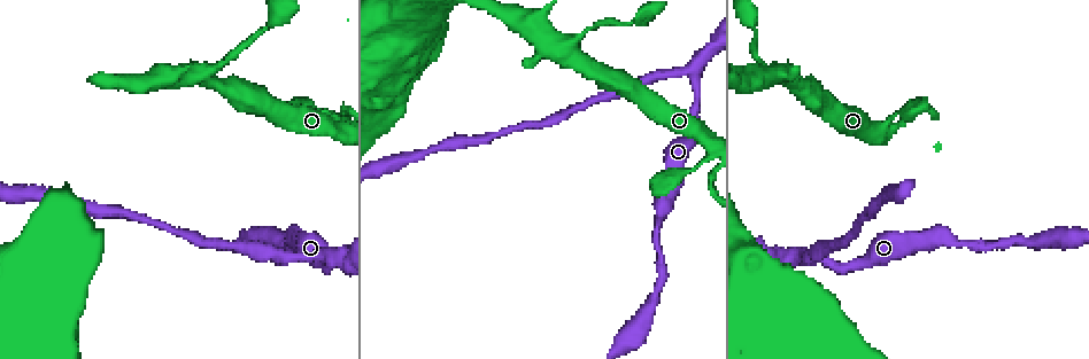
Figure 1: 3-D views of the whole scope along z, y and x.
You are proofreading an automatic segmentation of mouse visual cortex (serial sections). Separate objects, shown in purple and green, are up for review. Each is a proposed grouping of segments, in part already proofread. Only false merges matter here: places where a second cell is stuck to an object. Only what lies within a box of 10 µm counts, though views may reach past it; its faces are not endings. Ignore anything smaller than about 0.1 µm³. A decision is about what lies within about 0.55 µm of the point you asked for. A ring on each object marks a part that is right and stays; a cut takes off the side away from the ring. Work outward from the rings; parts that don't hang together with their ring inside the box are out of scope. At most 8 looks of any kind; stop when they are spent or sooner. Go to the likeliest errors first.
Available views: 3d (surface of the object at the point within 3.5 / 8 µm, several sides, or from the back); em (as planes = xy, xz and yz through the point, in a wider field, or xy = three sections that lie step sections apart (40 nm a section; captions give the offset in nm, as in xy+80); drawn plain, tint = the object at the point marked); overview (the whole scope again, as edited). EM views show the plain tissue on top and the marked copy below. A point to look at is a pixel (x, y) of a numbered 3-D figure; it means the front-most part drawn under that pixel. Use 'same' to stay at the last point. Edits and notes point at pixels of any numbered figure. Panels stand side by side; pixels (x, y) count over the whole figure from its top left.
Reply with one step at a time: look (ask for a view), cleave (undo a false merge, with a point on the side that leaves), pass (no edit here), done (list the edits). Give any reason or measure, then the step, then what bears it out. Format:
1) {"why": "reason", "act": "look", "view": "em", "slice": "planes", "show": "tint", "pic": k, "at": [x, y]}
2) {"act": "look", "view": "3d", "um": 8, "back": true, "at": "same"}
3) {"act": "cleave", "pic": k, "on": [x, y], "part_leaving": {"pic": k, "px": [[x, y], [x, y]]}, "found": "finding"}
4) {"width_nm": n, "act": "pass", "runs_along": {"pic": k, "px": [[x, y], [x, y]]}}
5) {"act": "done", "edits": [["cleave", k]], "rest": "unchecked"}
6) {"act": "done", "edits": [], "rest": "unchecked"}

{"why": "two arms in line, one across", "act": "look", "view": "3d", "um": 3.5, "pic": 1, "at": [570, 56]}

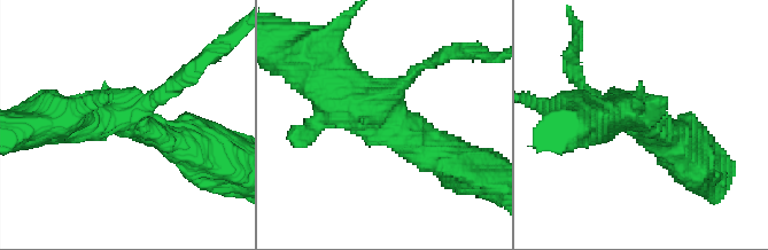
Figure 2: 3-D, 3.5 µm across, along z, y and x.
{"why": "need the tissue", "act": "look", "view": "em", "slice": "xy", "step": 5, "show": "tint", "pic": 2, "at": [383, 119]}

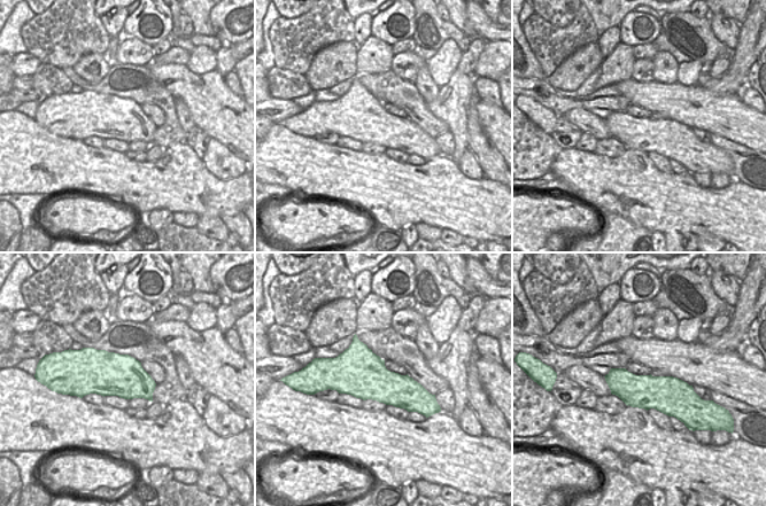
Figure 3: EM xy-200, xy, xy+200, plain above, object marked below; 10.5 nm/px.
{"why": "another direction", "act": "look", "view": "em", "slice": "xy", "step": 2, "show": "tint", "at": "same"}

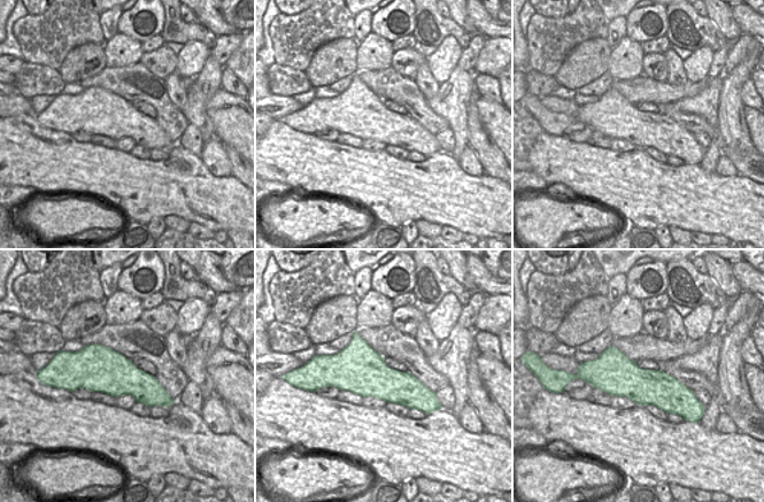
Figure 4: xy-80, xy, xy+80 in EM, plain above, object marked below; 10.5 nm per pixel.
{"width_nm": 500, "act": "pass", "runs_along": {"pic": 2, "px": [[444, 155], [426, 153], [320, 73]]}, "found": "continuous, no second cell"}

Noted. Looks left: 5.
{"why": "sharp bend", "act": "look", "view": "3d", "um": 3.5, "back": true, "pic": 1, "at": [692, 169]}

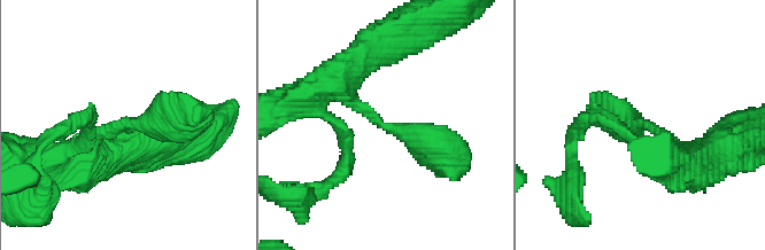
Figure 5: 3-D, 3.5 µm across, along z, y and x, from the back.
{"why": "now the EM", "act": "look", "view": "em", "slice": "xy", "step": 5, "show": "tint", "pic": 5, "at": [123, 124]}

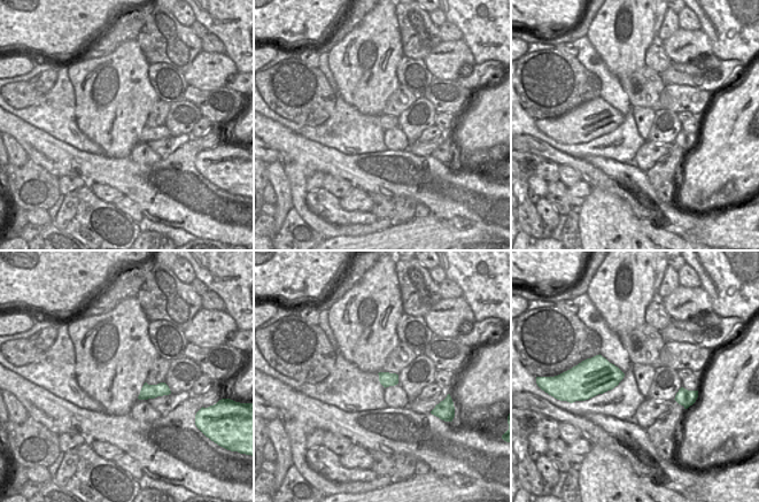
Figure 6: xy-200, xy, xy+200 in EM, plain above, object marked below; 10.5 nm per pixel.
{"arm_widths_nm": [300, 350], "act": "pass", "runs_along": {"pic": 5, "px": [[344, 77], [381, 124], [449, 162]]}, "found": "all the same cell"}

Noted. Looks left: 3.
{"why": "thick turns thin", "act": "look", "view": "3d", "um": 3.5, "pic": 1, "at": [747, 20]}

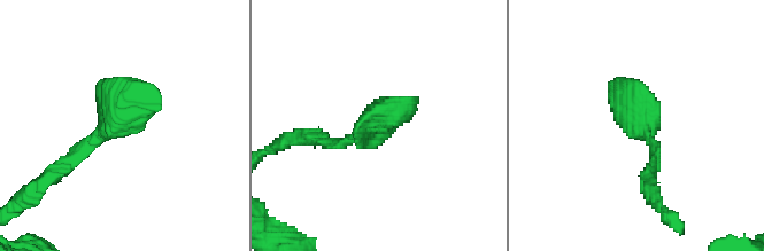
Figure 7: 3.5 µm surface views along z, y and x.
{"why": "now the EM", "act": "look", "view": "em", "slice": "xy", "step": 1, "show": "tint", "pic": 7, "at": [639, 124]}

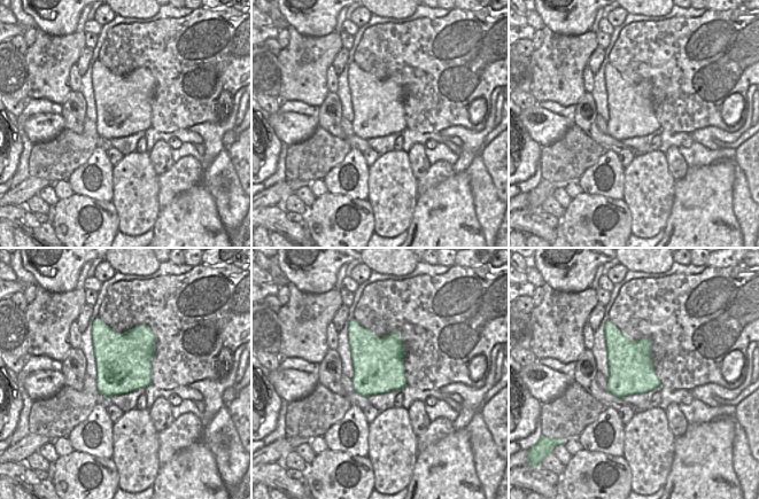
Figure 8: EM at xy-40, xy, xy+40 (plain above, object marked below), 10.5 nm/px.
{"act": "look", "view": "em", "slice": "xy", "step": 5, "show": "tint", "at": "same"}

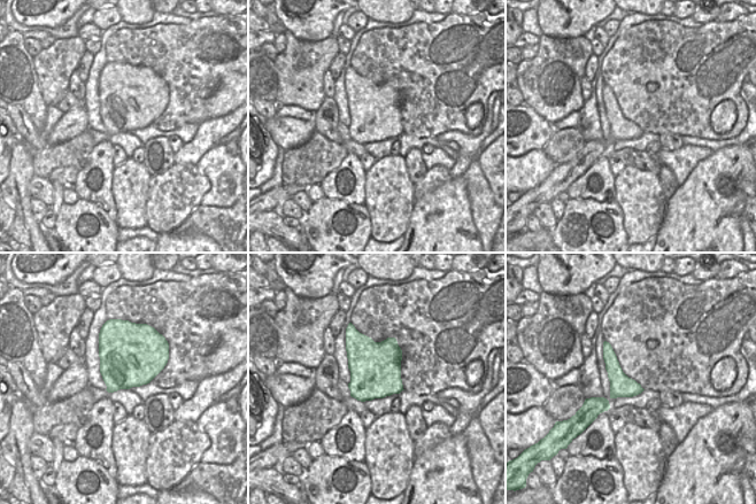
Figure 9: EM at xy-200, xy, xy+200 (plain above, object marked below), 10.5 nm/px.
{"act": "pass", "runs_along": {"pic": 7, "px": [[53, 175], [138, 102], [159, 106]]}, "found": "all the same cell"}

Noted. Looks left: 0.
{"act": "done", "edits": [], "rest": "unchecked"}

